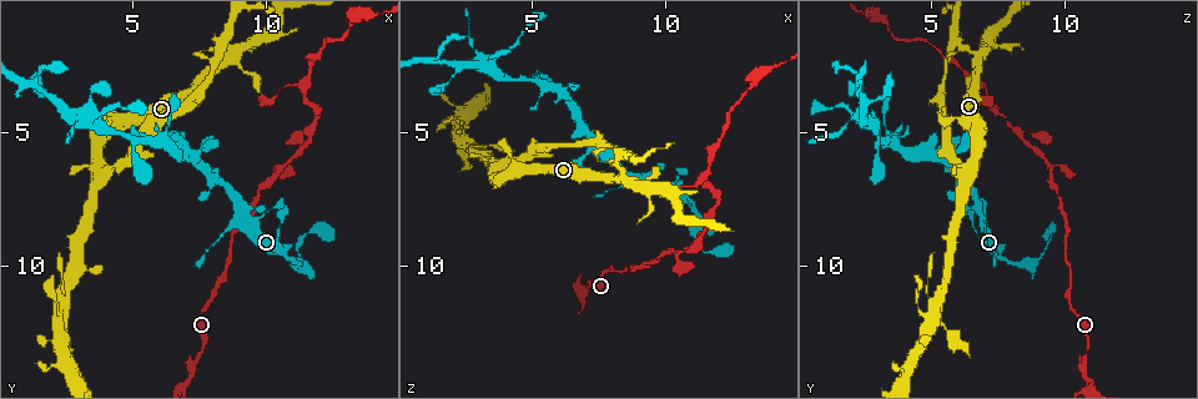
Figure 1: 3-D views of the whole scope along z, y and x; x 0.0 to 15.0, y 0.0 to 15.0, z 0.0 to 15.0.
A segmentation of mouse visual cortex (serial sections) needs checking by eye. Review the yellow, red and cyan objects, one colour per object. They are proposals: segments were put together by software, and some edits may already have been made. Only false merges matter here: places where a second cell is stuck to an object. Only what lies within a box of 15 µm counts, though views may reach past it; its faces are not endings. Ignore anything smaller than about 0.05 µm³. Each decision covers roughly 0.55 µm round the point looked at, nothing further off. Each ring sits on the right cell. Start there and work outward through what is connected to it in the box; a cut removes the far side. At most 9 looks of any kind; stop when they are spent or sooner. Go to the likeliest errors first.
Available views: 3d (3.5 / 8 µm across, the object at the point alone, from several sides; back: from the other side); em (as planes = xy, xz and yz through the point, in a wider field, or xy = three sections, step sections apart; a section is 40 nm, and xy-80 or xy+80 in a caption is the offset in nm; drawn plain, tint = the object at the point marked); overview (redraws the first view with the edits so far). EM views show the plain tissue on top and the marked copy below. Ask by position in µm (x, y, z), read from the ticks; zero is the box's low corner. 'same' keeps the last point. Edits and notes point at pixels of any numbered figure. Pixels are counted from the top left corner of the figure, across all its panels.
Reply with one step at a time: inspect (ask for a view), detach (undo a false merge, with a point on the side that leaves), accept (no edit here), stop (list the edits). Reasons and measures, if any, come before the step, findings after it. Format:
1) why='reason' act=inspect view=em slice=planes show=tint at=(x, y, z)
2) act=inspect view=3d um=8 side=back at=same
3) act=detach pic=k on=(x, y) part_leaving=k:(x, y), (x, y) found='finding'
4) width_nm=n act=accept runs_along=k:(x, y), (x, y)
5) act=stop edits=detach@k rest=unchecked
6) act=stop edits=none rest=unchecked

why='thin neck' act=inspect view=3d um=8 at=(10.5, 6.4, 9.4)

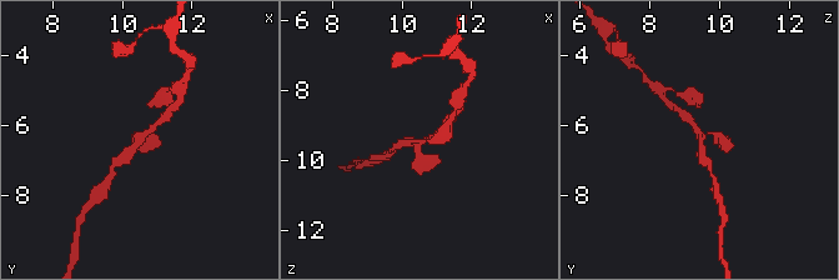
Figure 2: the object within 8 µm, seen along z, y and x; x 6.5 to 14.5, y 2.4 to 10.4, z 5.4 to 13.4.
why='closer look' act=inspect view=3d um=3.5 at=(10.5, 6.4, 9.4)

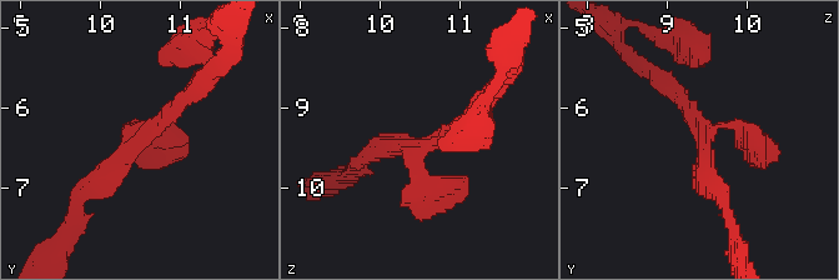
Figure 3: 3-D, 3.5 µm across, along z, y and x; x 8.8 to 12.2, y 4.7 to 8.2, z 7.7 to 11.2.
act=inspect view=em slice=xy step=1 show=tint at=(10.45, 6.45, 9.50)

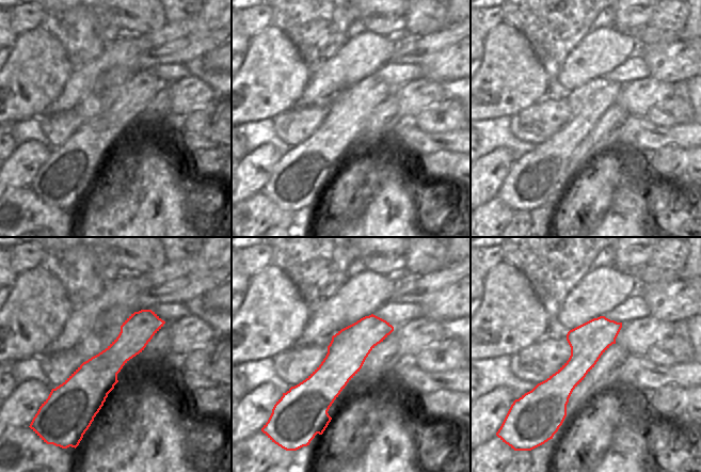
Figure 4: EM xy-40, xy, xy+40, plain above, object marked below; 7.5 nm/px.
arm_widths_nm=200,200,300 act=accept runs_along=4:(148, 312), (85, 390), (85, 422) found='one cell here'

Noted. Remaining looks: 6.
why='arms part here' act=inspect view=3d um=3.5 at=(11.6, 5.0, 8.3)

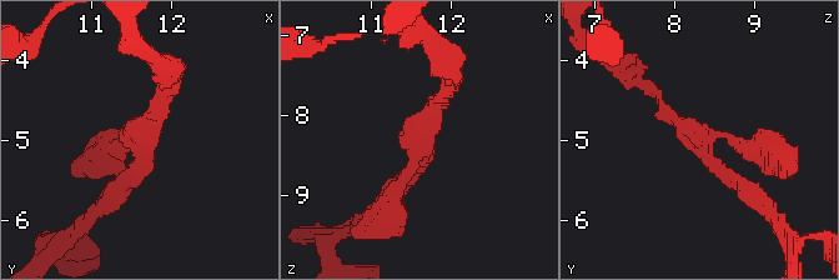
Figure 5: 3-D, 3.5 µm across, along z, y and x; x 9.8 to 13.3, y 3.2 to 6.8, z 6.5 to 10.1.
arms=3 arm_widths_nm=150,150,200 act=inspect view=em slice=planes show=tint at=(11.70, 5.05, 8.30)

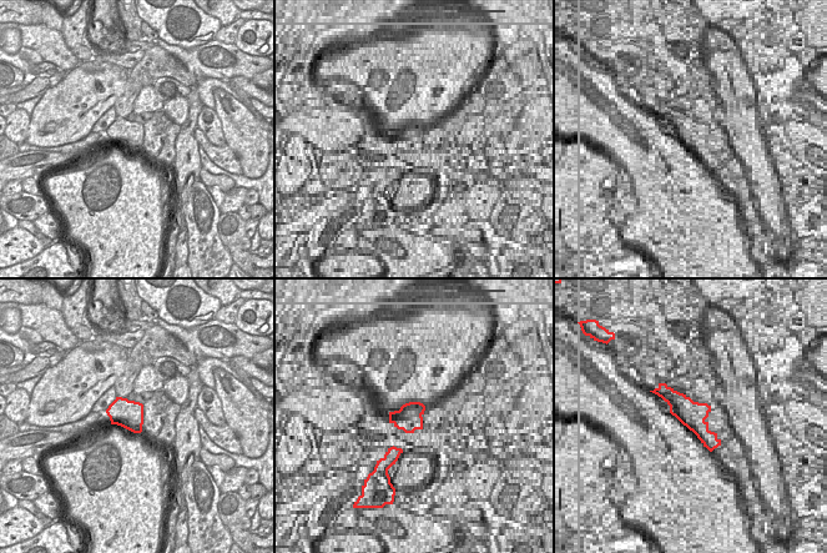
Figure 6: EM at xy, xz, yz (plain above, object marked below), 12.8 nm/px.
act=accept runs_along=5:(753, 195), (714, 164), (648, 88) found='one cell here'

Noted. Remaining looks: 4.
why='arms part here' act=inspect view=em slice=xy step=1 show=tint at=(11.3, 3.4, 6.7)

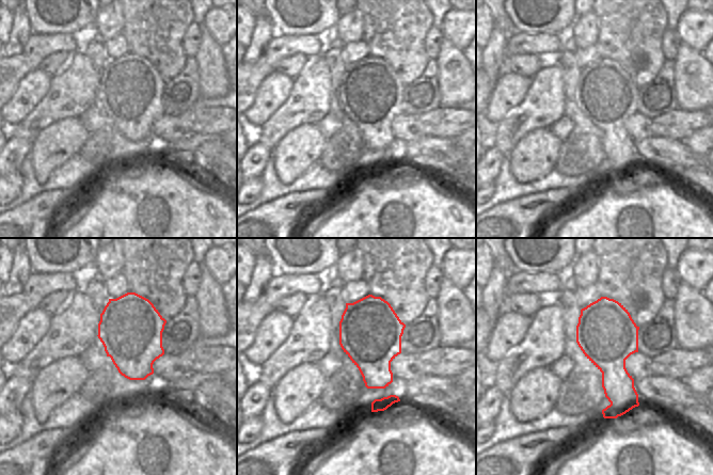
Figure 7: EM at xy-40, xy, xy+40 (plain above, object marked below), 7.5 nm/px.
why='see where the arms go' act=inspect view=3d um=3.5 at=same

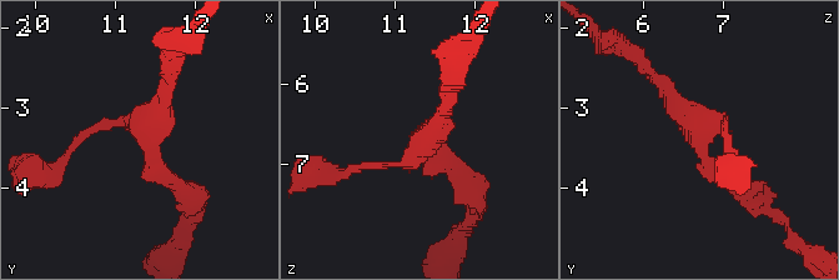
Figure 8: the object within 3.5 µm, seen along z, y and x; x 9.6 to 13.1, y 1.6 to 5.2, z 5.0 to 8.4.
arms=3 act=accept runs_along=8:(737, 188), (648, 69) found='one cell here'

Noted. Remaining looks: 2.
why='abrupt turn' act=inspect view=3d um=3.5 at=(5.1, 5.3, 3.1)

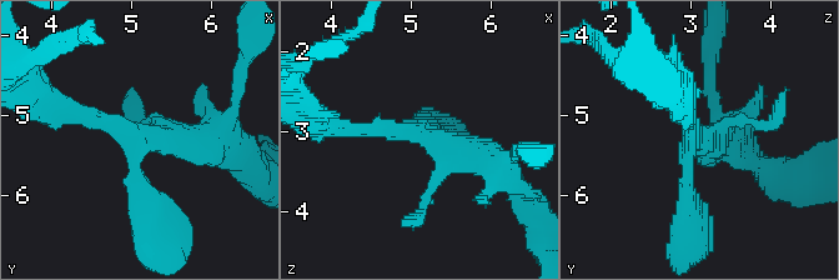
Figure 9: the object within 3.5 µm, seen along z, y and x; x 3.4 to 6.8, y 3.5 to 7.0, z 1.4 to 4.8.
act=inspect view=em slice=planes show=tint at=(5.10, 5.25, 3.05)

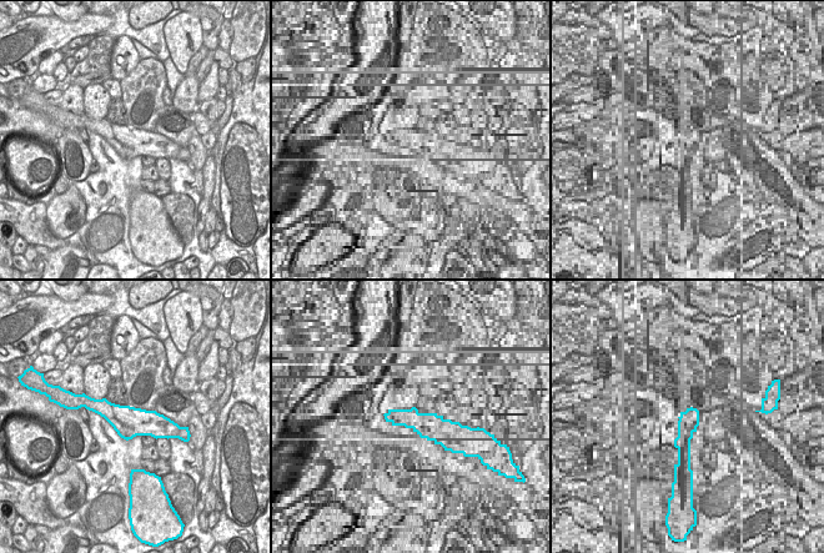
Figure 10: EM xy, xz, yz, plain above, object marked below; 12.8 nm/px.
width_nm=400 act=accept runs_along=9:(497, 165), (416, 133), (343, 130) found='one cell here'

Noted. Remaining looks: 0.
act=stop edits=none rest=unchecked

